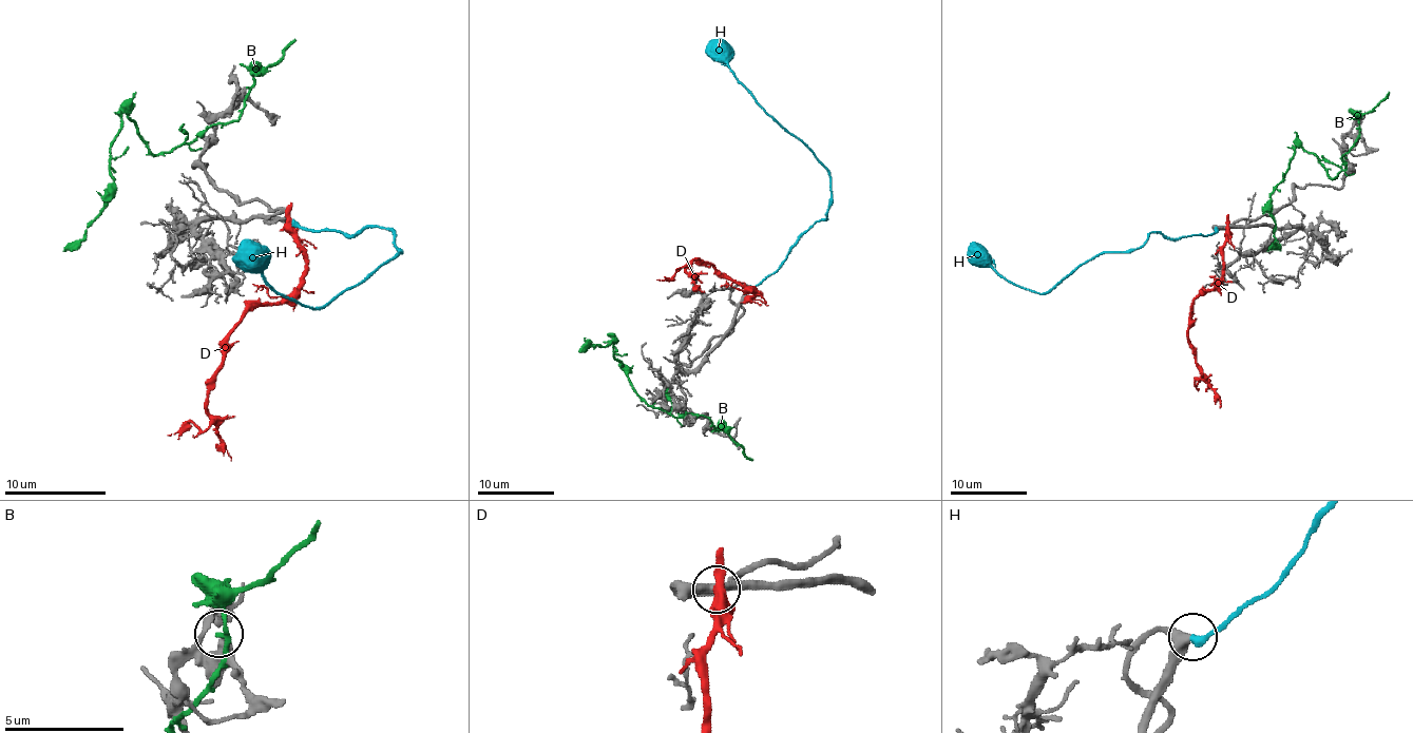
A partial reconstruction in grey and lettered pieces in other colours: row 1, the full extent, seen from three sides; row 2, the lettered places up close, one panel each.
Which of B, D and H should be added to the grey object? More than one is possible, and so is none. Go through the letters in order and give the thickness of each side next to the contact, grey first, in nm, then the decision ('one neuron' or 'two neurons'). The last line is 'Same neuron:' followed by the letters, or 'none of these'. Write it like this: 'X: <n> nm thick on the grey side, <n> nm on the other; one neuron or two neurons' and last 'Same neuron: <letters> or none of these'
B: 440 nm thick on the grey side, 160 nm on the other; two neurons
D: 360 nm thick on the grey side, 400 nm on the other; two neurons
H: 400 nm thick on the grey side, 380 nm on the other; one neuron
Same neuron: H

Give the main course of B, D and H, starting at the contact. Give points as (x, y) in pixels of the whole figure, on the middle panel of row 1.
B: (715, 427), (708, 418), (687, 412), (674, 417), (647, 405), (613, 355), (615, 342), (585, 346), (578, 351)
D: (746, 299), (760, 294), (701, 259), (695, 259), (687, 271), (687, 266), (682, 268), (670, 278), (656, 278)
H: (750, 287), (771, 275), (788, 249), (823, 220), (831, 203), (831, 172), (765, 112), (714, 46), (715, 41)

